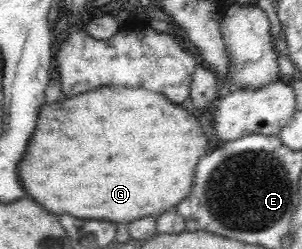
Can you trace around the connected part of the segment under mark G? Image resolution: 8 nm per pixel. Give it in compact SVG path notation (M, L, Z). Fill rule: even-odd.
M100 86L96 90L90 90L84 94L65 98L64 101L47 105L46 102L40 106L38 120L36 120L36 132L28 144L26 156L20 162L18 178L24 182L24 190L30 198L34 198L42 208L46 208L52 214L70 214L76 218L84 220L116 220L117 224L122 222L132 222L144 216L159 217L162 213L174 209L192 190L192 178L194 178L194 168L198 160L206 154L208 150L208 138L204 134L200 122L186 112L182 105L177 105L168 100L162 93L155 93L144 88L124 88L123 86Z

